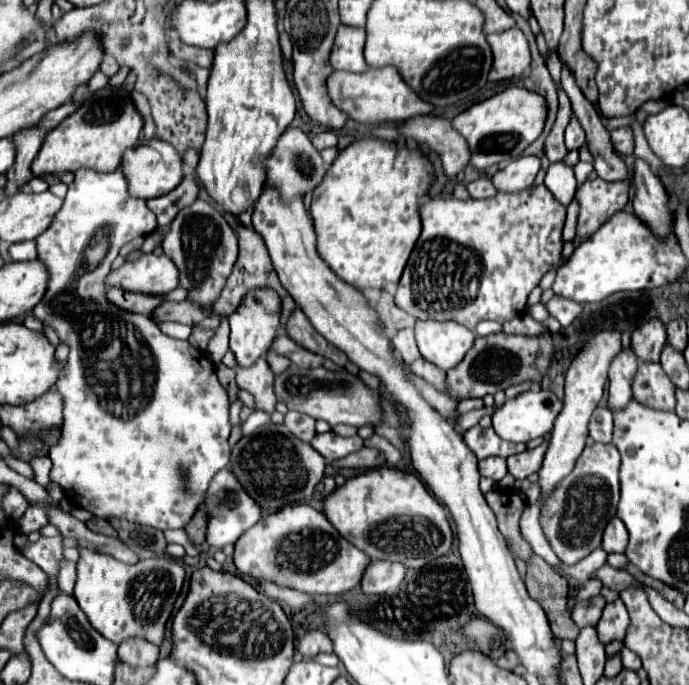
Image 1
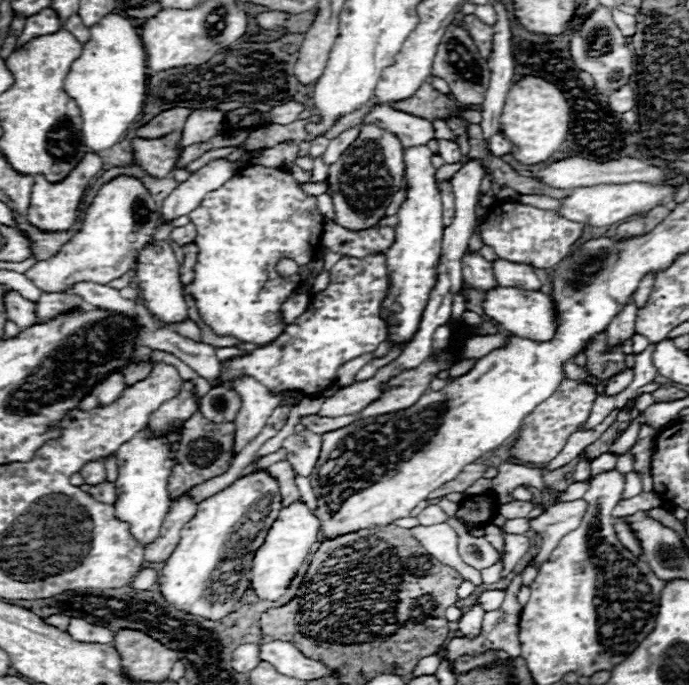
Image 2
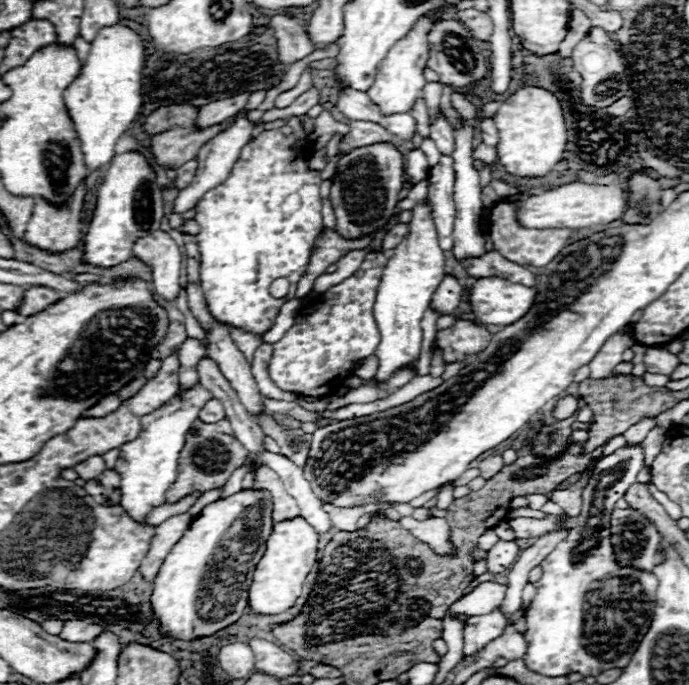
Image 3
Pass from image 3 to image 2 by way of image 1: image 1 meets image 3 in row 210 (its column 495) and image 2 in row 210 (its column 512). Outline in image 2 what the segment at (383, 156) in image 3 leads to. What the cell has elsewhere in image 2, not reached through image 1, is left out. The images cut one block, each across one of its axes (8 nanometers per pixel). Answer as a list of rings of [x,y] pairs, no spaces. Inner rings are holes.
[[[362,124],[358,138],[346,148],[340,160],[328,168],[328,194],[332,196],[334,210],[336,210],[336,224],[348,230],[366,230],[376,226],[392,196],[402,188],[404,180],[404,162],[402,162],[404,148],[392,132],[376,126],[376,124]]]

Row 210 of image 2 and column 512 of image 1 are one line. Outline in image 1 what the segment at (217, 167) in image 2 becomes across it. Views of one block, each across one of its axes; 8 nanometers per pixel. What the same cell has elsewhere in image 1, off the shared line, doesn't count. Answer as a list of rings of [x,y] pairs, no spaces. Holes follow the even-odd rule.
[[[520,156],[518,160],[510,162],[504,170],[492,176],[492,182],[502,192],[516,192],[528,188],[540,170],[538,156]]]

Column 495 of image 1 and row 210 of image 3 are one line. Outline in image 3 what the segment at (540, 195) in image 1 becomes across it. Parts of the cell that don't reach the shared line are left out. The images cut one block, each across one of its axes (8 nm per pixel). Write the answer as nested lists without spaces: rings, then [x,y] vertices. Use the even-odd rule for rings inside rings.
[[[264,130],[262,134],[258,134],[256,138],[252,138],[246,148],[242,148],[230,176],[226,178],[226,182],[222,182],[220,186],[212,188],[210,192],[206,192],[206,196],[202,196],[202,200],[196,204],[196,216],[194,220],[200,224],[200,232],[196,236],[198,240],[198,246],[200,246],[200,280],[202,280],[202,290],[204,290],[204,296],[206,296],[206,302],[208,302],[208,310],[216,316],[216,320],[224,322],[224,324],[230,324],[230,326],[236,326],[236,328],[244,328],[248,332],[254,332],[254,334],[264,334],[272,324],[274,324],[274,318],[278,316],[282,304],[286,300],[292,300],[294,298],[294,292],[296,292],[296,286],[300,276],[306,272],[308,268],[308,262],[310,262],[310,256],[312,256],[312,250],[314,250],[314,242],[316,238],[322,234],[324,230],[324,224],[322,224],[322,200],[320,200],[320,184],[322,184],[322,178],[320,178],[320,170],[310,170],[308,168],[308,162],[314,154],[314,148],[310,142],[300,142],[294,134],[290,136],[284,136],[280,130]],[[276,278],[286,278],[290,280],[290,294],[286,298],[272,298],[268,288],[272,284],[272,280]]]

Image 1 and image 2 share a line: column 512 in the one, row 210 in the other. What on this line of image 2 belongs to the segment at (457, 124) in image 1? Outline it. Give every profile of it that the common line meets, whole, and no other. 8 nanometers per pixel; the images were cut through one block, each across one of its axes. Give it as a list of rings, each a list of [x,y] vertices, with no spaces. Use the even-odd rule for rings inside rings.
[[[118,176],[104,184],[78,230],[52,258],[36,262],[24,272],[42,292],[68,292],[76,282],[108,284],[126,274],[138,260],[142,246],[160,226],[160,208],[150,192],[130,176]]]

